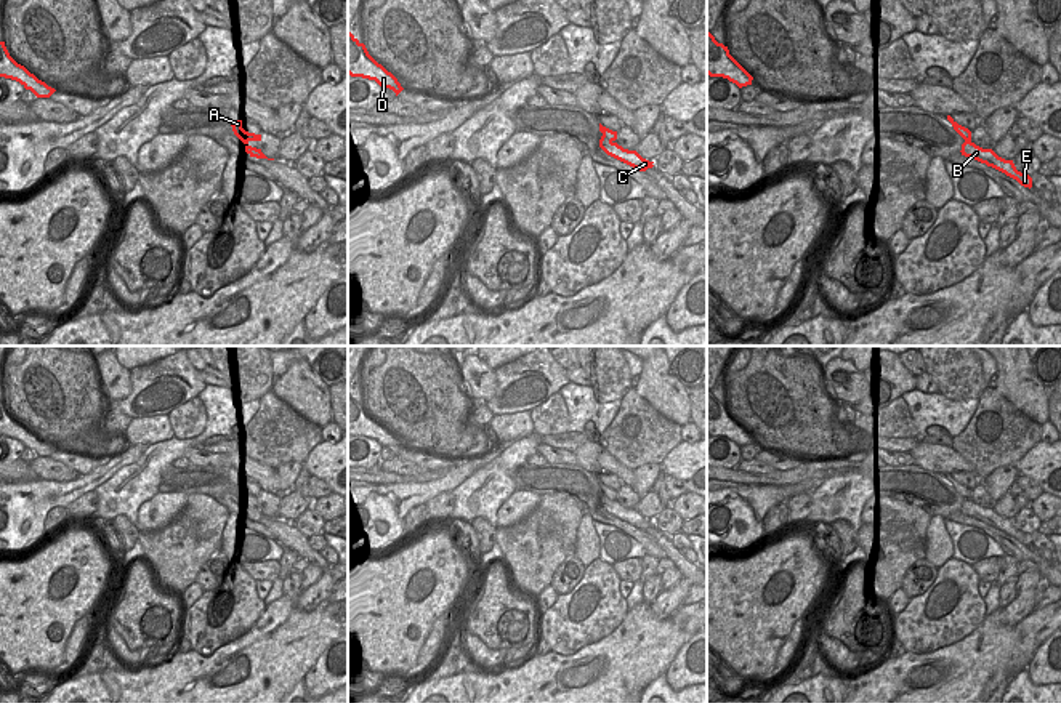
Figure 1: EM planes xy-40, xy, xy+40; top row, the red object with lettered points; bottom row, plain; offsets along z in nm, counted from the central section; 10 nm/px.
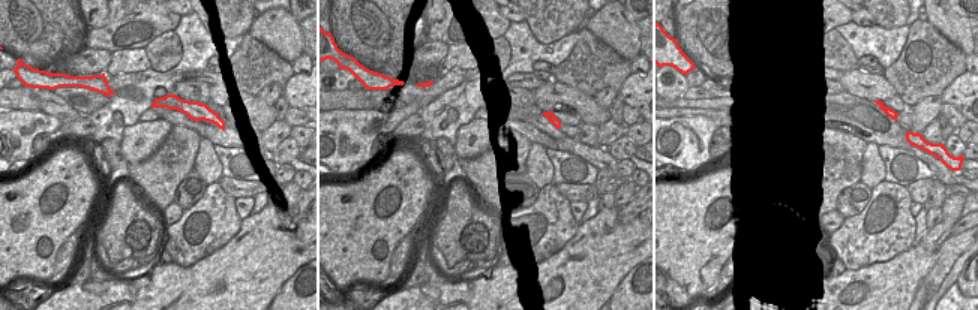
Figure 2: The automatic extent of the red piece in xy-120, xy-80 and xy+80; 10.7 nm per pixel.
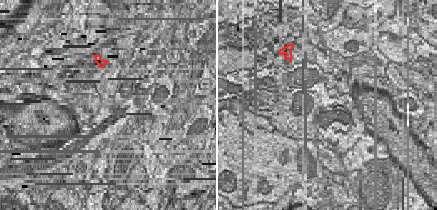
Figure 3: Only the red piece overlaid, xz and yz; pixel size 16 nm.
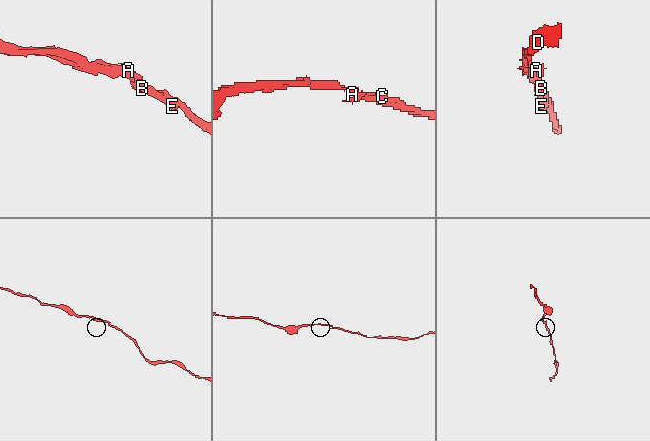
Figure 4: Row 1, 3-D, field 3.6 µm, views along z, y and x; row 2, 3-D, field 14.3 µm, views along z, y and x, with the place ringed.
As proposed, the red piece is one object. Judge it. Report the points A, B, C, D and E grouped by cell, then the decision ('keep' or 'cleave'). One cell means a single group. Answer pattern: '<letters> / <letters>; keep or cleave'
A B C D E; keep

